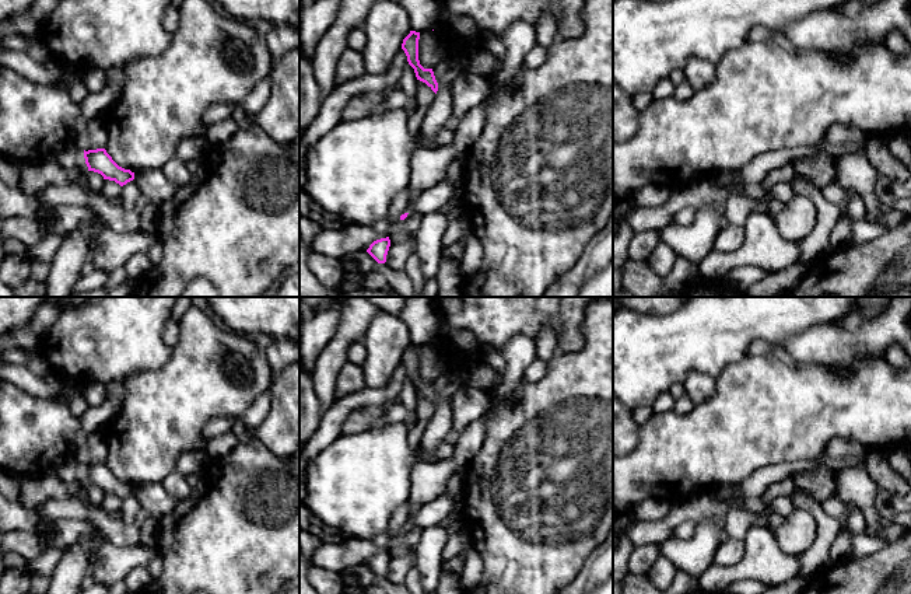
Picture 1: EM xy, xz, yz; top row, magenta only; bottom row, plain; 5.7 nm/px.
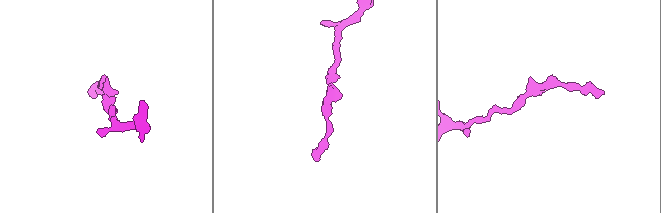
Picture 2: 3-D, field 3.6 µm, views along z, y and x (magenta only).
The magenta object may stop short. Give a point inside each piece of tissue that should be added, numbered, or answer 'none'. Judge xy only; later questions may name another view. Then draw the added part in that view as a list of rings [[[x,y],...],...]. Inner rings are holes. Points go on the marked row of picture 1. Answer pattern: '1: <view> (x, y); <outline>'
none

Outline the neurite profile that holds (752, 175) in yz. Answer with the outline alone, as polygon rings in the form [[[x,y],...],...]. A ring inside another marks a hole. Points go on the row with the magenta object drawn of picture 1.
[[[817,144],[771,150],[757,156],[739,170],[715,174],[709,178],[709,181],[716,186],[743,184],[749,195],[758,196],[763,181],[772,170],[785,164],[793,164],[795,161],[813,156],[817,151],[820,151]]]

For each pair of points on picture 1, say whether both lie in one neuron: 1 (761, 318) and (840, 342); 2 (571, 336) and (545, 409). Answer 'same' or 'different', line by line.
1: different
2: different

